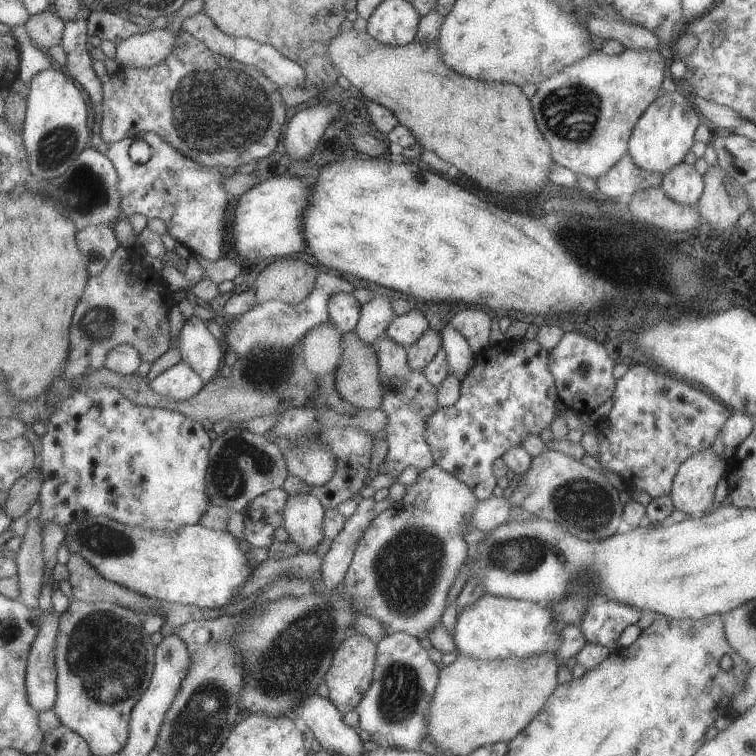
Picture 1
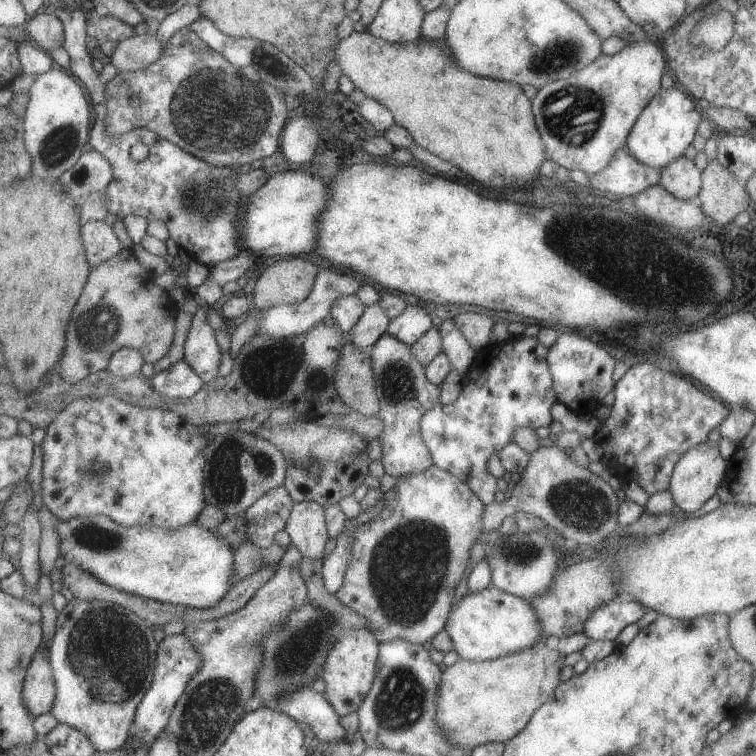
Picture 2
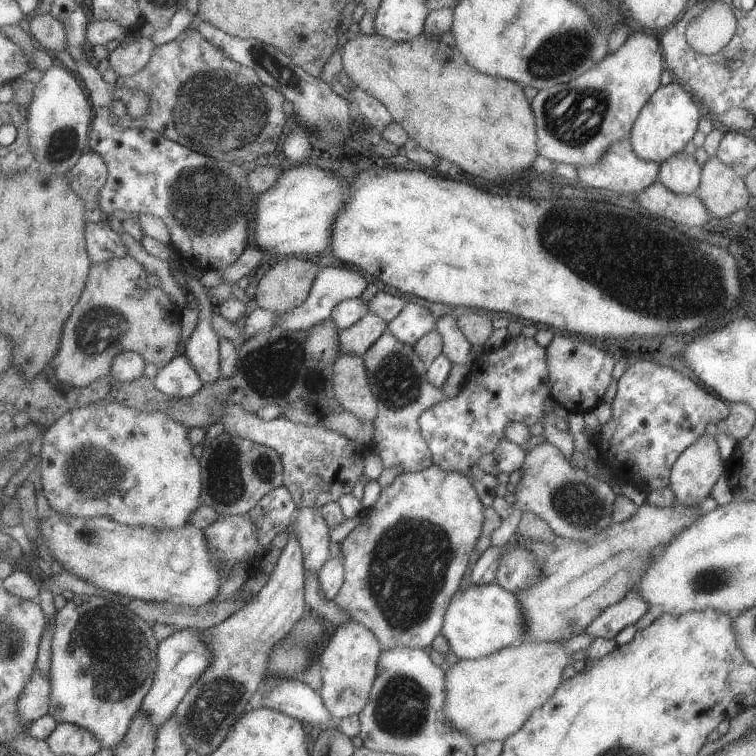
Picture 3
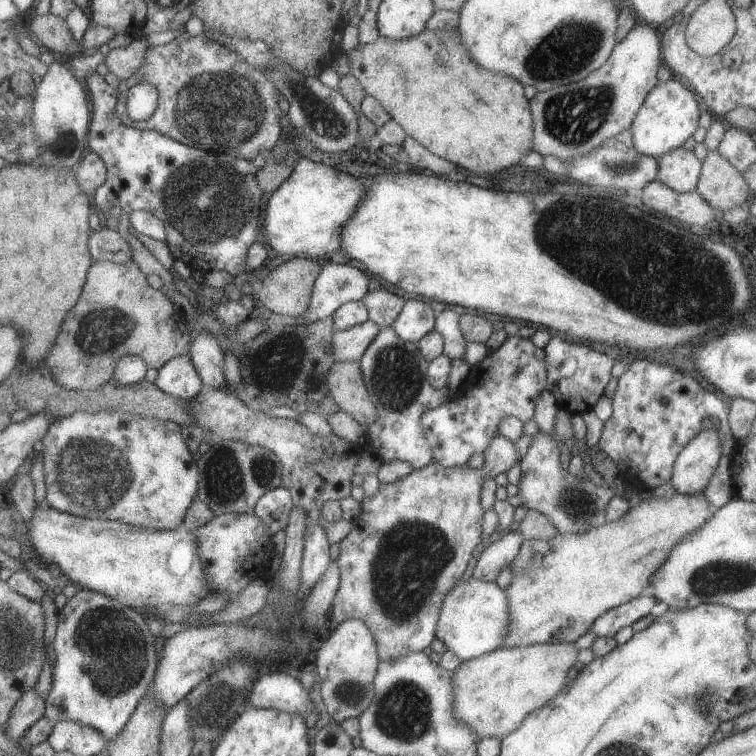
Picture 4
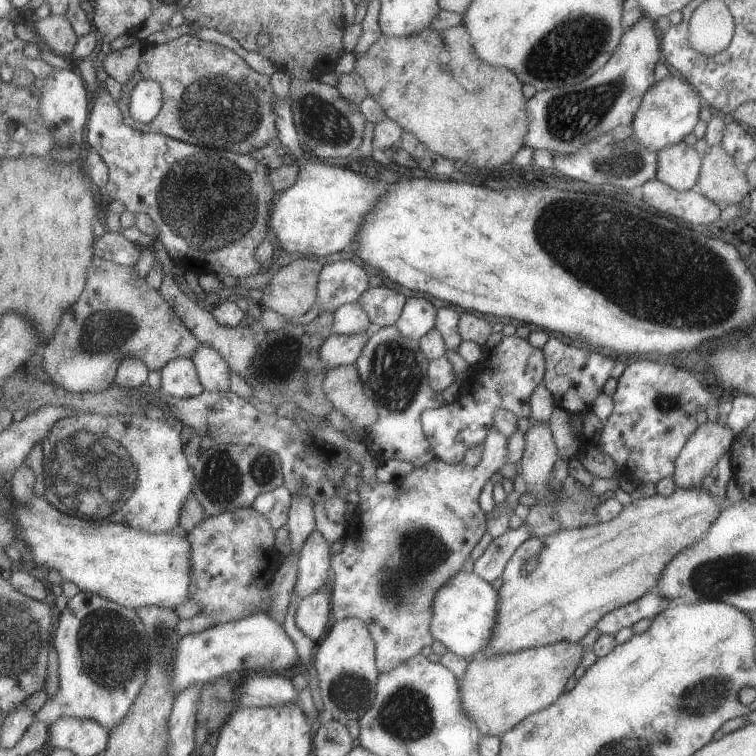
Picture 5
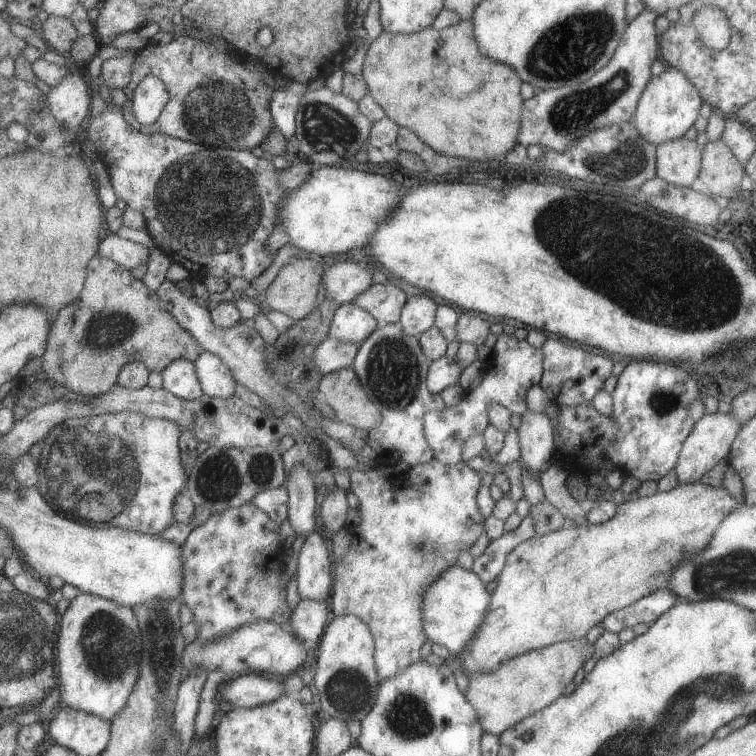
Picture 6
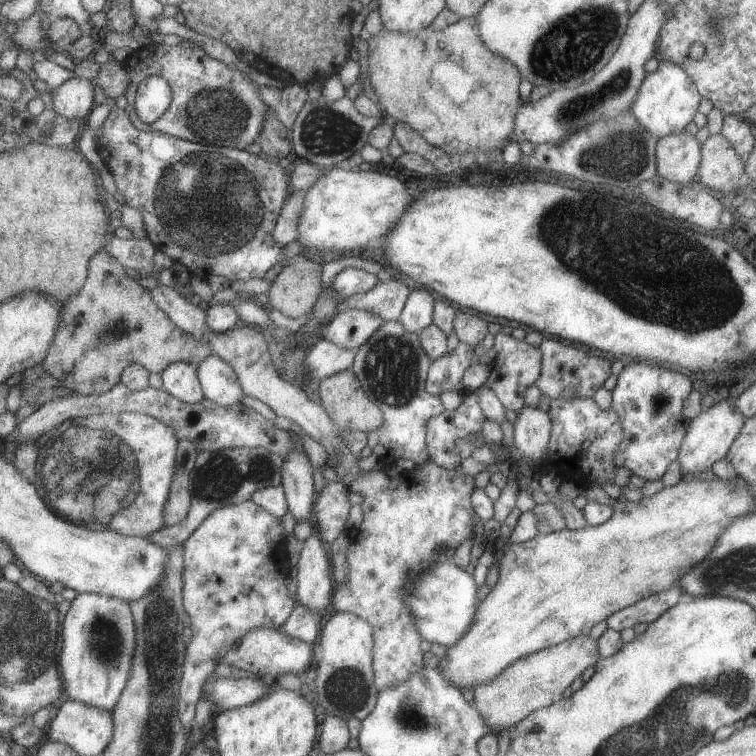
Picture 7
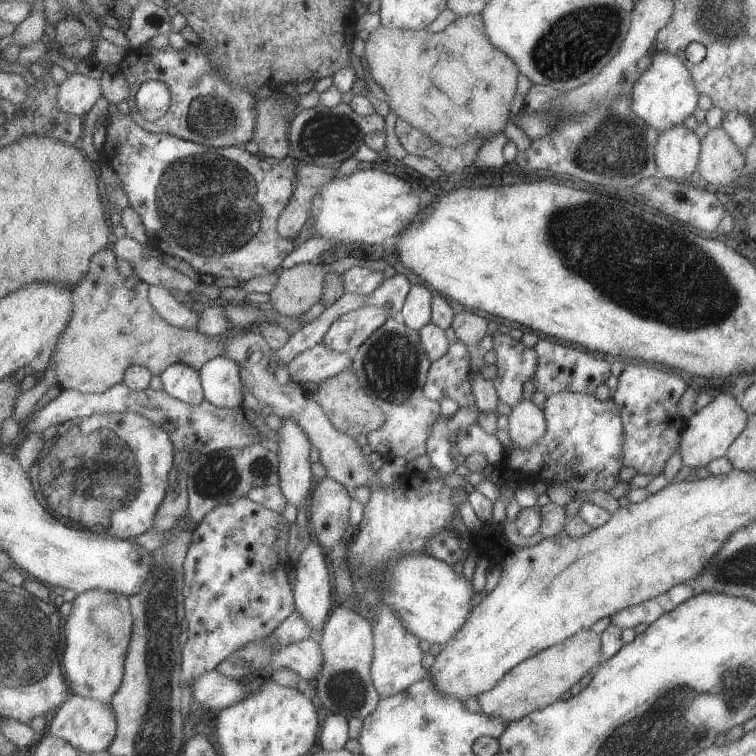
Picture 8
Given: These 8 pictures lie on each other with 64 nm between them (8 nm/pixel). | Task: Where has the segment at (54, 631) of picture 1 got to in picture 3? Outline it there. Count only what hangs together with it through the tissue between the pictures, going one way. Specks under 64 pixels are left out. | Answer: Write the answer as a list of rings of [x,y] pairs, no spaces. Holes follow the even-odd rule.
[[[35,669],[35,674],[29,682],[29,686],[25,688],[20,698],[19,714],[21,715],[21,724],[30,727],[35,720],[39,720],[42,716],[47,715],[49,706],[51,706],[51,680]]]

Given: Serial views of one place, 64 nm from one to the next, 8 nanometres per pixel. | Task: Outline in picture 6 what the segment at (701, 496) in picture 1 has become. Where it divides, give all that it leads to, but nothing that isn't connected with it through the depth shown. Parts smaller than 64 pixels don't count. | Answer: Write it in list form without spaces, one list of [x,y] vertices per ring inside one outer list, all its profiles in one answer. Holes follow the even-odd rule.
[[[731,412],[703,414],[699,420],[694,422],[687,438],[683,440],[677,460],[674,464],[675,474],[679,484],[697,482],[705,472],[709,472],[717,462],[725,459],[730,451],[731,443],[739,430],[740,424],[731,416]]]

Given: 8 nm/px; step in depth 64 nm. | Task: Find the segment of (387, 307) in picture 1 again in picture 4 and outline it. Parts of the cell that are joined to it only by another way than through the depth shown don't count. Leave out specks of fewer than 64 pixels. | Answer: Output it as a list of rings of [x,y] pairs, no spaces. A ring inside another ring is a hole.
[[[369,319],[369,322],[365,322],[361,326],[336,331],[333,336],[333,344],[331,344],[331,352],[335,356],[335,362],[359,361],[381,330],[382,326]]]

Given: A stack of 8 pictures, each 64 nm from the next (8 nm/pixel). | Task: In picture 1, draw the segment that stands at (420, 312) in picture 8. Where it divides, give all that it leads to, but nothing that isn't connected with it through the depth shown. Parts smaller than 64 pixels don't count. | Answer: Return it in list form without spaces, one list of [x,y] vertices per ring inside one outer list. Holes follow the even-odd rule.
[[[413,308],[403,316],[396,316],[390,323],[385,336],[404,348],[406,345],[413,345],[413,342],[416,342],[417,338],[425,333],[428,326],[427,320],[417,309]]]

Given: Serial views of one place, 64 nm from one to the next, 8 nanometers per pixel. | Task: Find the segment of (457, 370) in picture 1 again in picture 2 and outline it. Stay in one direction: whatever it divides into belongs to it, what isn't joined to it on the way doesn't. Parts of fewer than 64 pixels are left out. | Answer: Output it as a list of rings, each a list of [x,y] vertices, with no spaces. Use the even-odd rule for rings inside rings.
[[[452,319],[445,320],[437,330],[441,336],[442,352],[447,356],[451,369],[455,368],[455,372],[465,375],[472,367],[476,352],[465,341]]]

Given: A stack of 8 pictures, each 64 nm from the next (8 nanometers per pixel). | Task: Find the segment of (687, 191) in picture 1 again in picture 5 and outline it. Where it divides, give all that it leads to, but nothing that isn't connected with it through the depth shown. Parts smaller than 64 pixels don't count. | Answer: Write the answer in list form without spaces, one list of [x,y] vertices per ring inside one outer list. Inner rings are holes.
[[[684,141],[656,152],[656,179],[678,190],[689,190],[697,182],[701,156]]]

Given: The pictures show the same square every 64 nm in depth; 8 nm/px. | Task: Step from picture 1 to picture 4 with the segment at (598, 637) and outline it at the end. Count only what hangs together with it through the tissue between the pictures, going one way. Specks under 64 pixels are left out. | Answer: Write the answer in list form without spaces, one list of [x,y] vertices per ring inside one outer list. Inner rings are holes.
[[[649,596],[635,597],[625,604],[610,608],[605,614],[601,614],[589,630],[596,637],[613,637],[620,628],[631,626],[639,618],[647,616],[656,602],[653,597]]]

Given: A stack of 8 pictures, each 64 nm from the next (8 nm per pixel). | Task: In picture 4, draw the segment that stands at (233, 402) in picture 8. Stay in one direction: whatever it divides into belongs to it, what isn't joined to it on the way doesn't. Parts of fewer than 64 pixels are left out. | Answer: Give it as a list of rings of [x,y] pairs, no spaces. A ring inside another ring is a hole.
[[[195,334],[195,342],[191,349],[190,357],[199,371],[205,387],[219,389],[227,386],[225,381],[225,351],[221,348],[219,340],[211,334]]]

